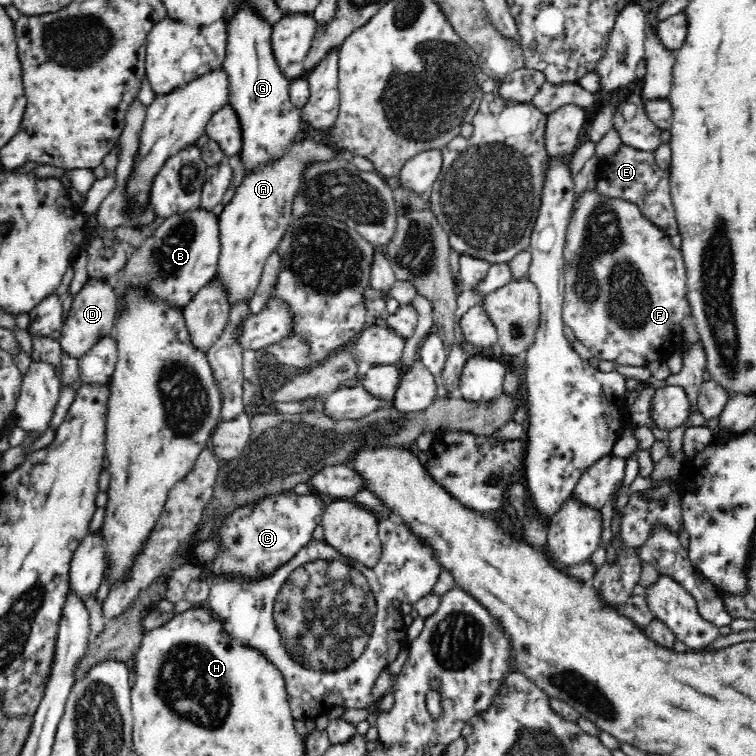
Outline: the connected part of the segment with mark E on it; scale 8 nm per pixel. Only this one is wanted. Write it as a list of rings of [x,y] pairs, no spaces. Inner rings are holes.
[[[621,142],[614,154],[606,156],[599,176],[600,183],[596,188],[600,193],[604,193],[614,200],[628,201],[633,205],[638,205],[645,218],[662,230],[667,238],[679,234],[675,208],[671,201],[670,171],[661,169],[656,164],[654,153],[643,152]]]

